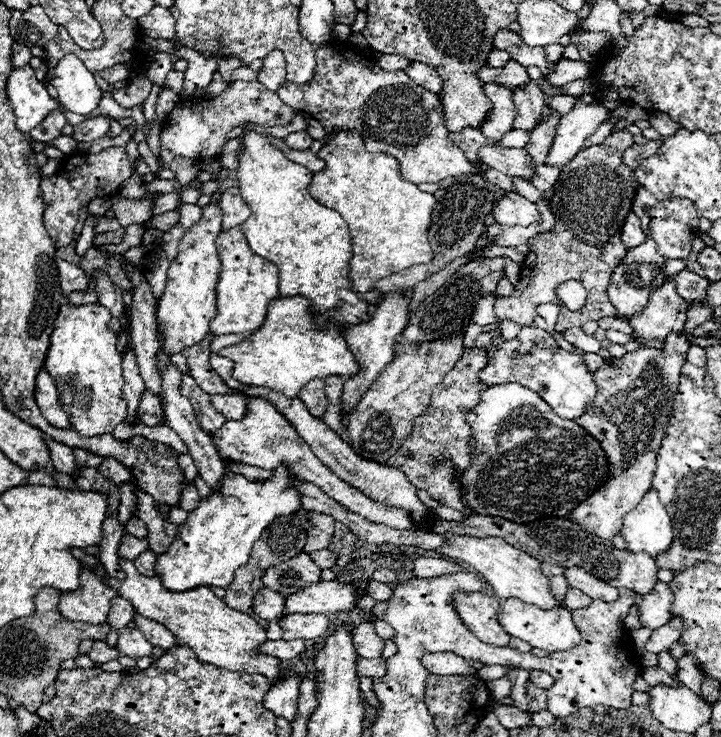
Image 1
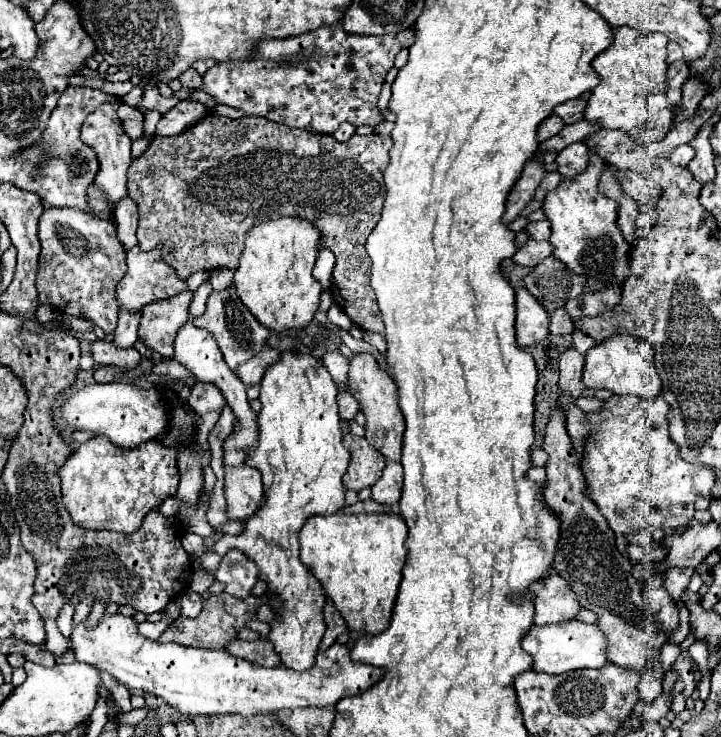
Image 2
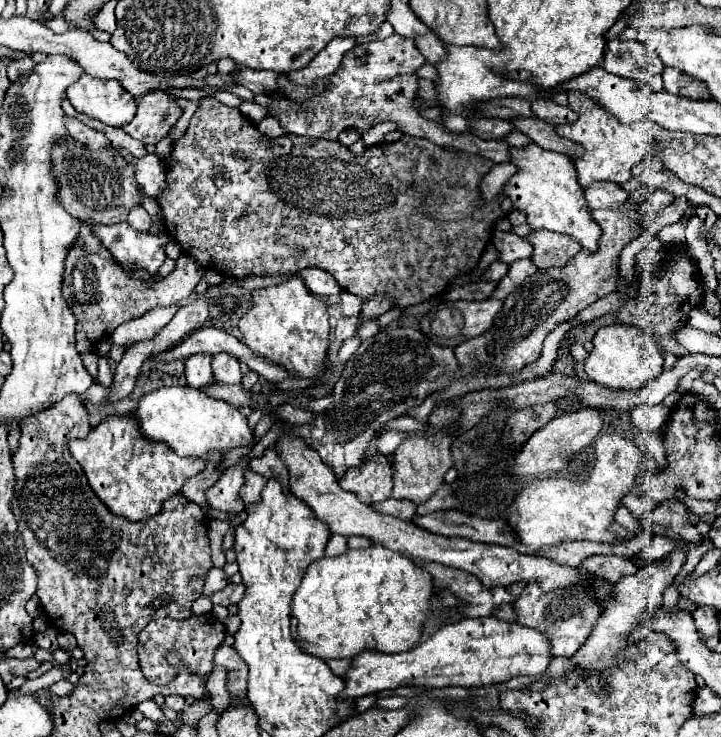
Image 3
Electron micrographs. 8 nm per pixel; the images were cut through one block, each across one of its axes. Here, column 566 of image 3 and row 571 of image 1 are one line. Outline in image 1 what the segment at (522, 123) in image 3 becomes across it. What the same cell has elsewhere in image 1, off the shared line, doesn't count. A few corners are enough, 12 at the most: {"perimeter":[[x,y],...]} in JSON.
{"perimeter":[[142,552],[134,560],[138,572],[154,576],[156,554]]}

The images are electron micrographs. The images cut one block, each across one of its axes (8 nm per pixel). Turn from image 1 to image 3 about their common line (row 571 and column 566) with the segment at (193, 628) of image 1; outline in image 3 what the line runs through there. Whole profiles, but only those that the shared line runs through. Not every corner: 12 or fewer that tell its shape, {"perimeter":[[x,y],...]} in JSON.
{"perimeter":[[568,92],[578,112],[556,132],[586,148],[580,186],[626,182],[650,154],[648,118],[622,124],[594,98]]}

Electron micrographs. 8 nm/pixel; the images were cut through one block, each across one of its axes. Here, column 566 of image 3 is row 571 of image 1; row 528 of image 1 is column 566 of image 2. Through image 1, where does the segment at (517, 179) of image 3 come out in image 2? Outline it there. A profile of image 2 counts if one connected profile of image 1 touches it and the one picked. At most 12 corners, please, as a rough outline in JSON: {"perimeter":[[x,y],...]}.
{"perimeter":[[604,162],[546,194],[552,254],[588,290],[624,282],[630,244]]}

